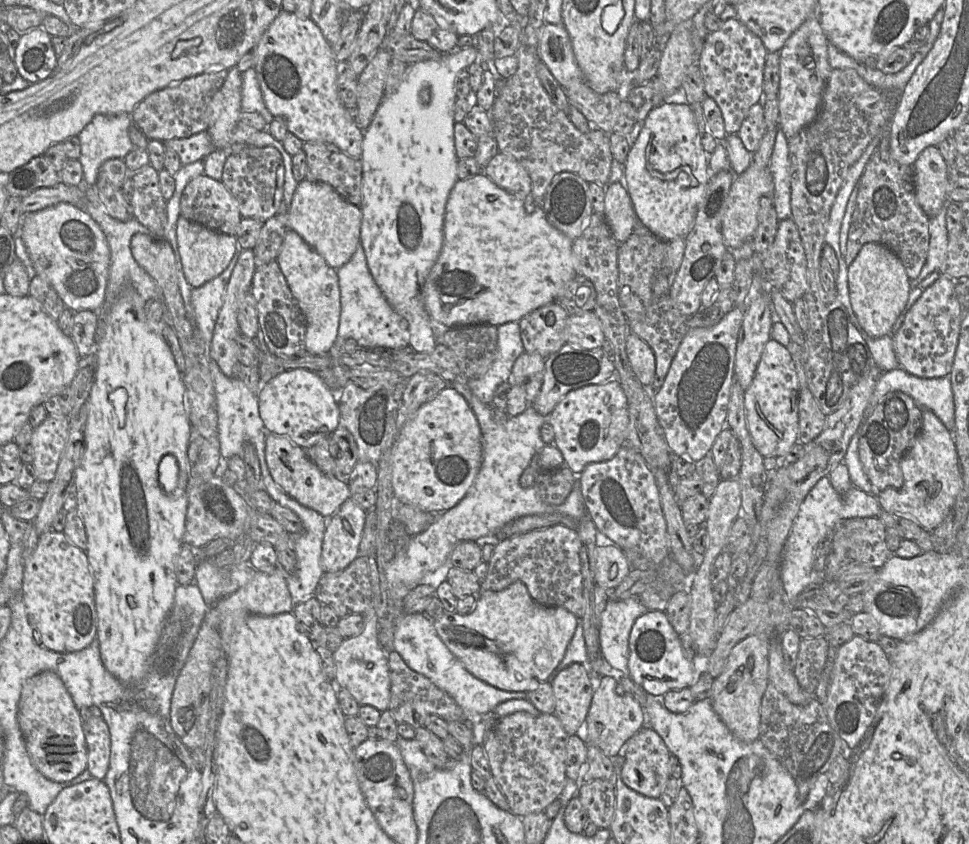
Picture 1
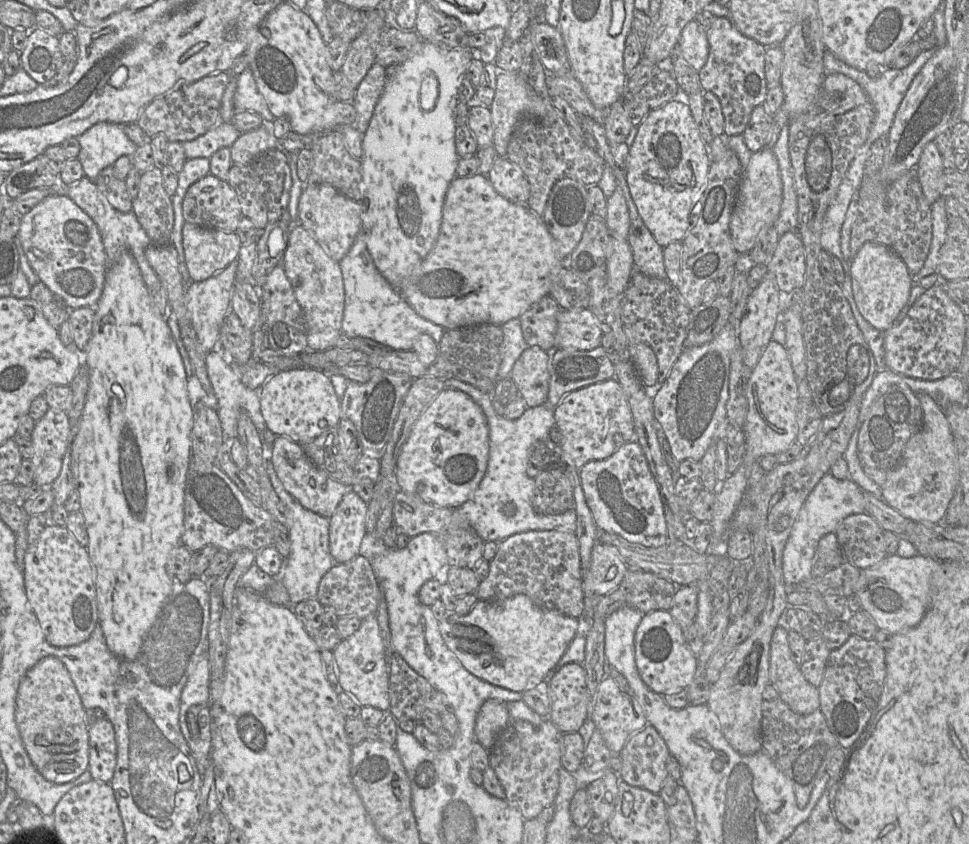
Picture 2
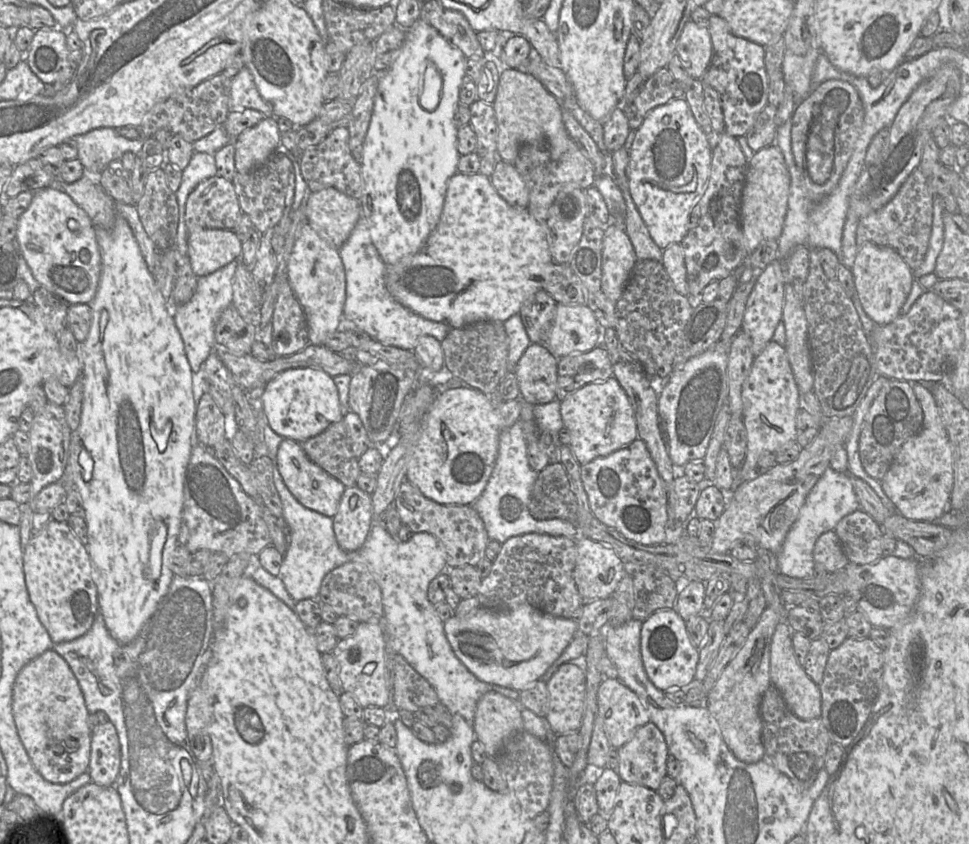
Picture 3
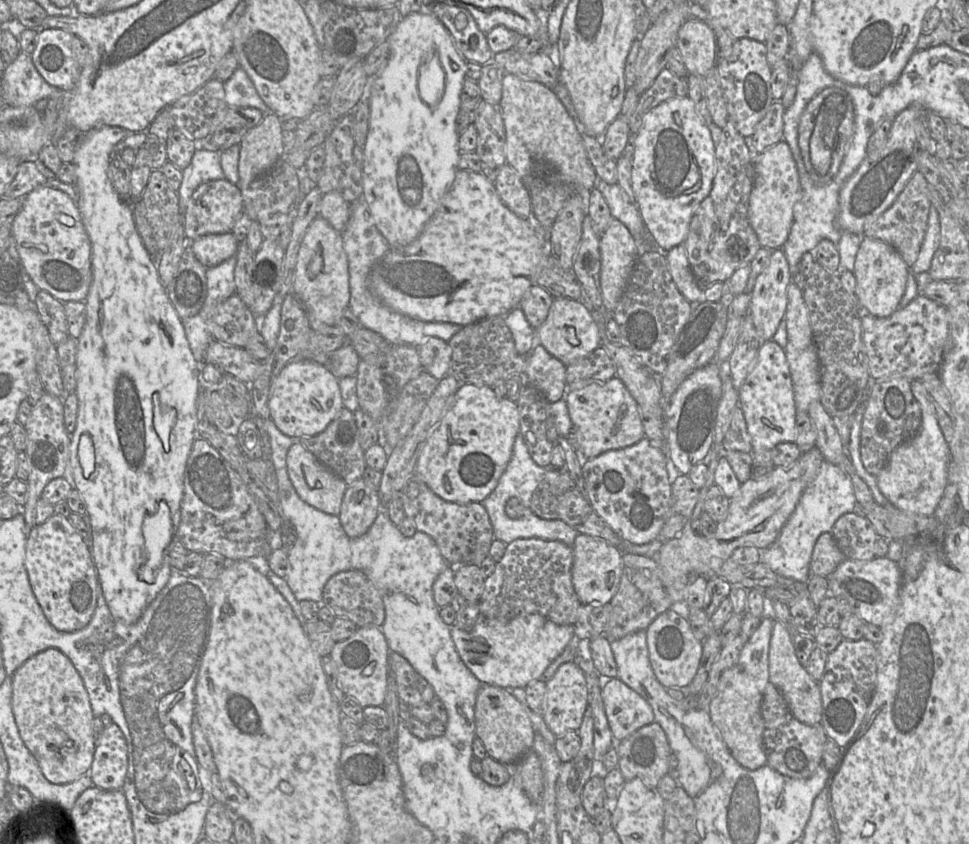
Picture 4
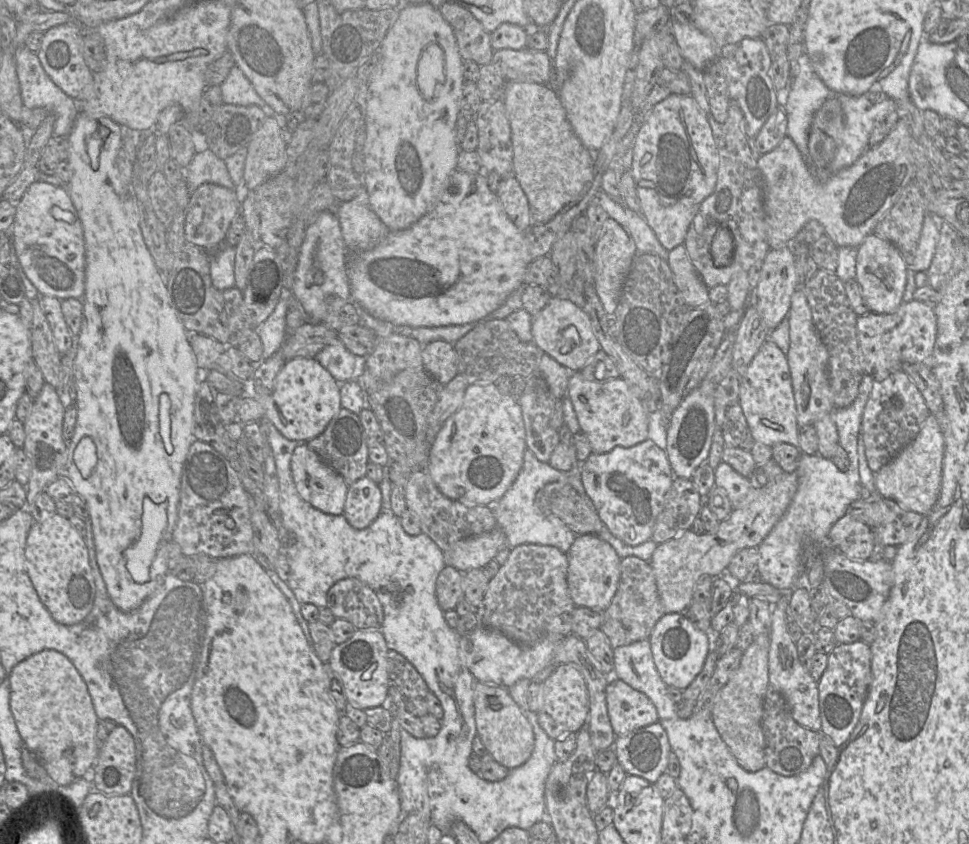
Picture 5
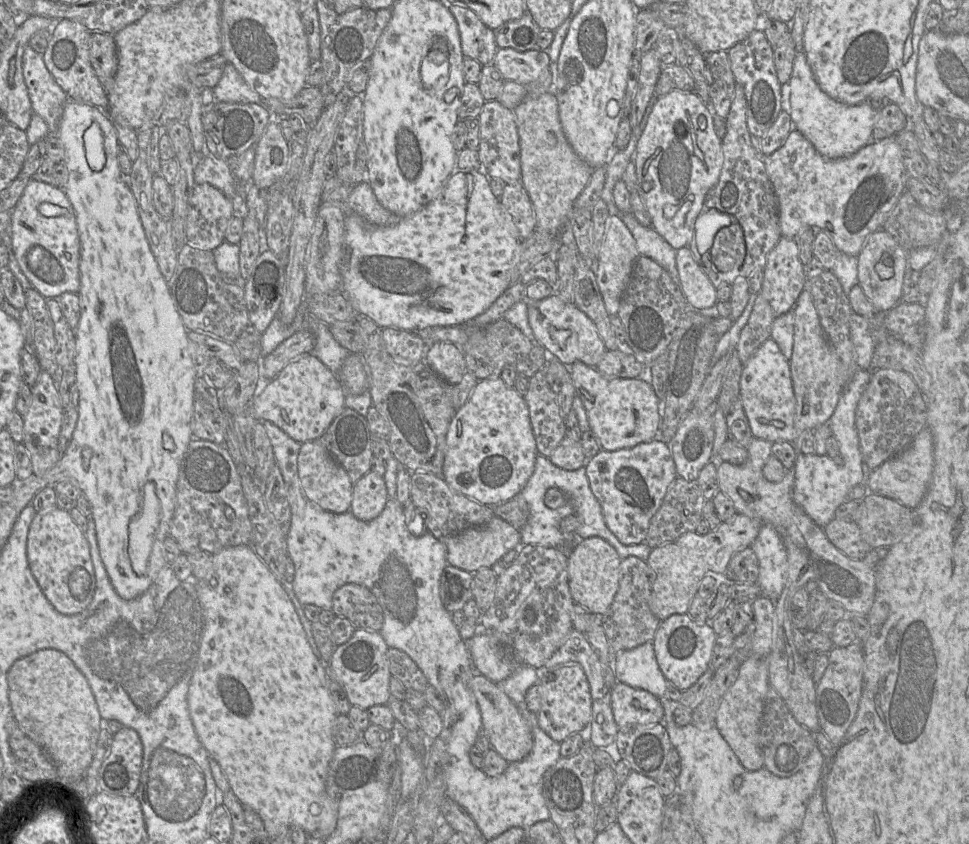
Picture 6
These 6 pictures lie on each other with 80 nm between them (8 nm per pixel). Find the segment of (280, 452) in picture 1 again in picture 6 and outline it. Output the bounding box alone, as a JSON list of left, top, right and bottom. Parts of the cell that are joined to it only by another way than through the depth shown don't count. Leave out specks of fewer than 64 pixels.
[297,440,354,513]

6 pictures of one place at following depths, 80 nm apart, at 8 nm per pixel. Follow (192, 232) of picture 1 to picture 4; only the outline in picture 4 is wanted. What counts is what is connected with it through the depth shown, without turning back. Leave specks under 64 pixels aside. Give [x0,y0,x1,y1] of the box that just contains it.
[189,232,239,268]

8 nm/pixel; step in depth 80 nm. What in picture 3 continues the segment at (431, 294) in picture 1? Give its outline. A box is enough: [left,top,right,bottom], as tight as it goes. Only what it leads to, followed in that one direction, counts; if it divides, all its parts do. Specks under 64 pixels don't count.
[385,172,553,329]

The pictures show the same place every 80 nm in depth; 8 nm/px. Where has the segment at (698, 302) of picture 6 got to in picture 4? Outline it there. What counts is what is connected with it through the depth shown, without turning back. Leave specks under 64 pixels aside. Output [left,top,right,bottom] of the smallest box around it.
[665,244,707,303]

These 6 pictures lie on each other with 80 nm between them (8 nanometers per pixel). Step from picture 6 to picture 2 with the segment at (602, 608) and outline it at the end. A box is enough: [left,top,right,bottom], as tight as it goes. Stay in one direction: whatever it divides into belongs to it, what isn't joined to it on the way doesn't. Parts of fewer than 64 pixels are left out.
[582,543,628,597]

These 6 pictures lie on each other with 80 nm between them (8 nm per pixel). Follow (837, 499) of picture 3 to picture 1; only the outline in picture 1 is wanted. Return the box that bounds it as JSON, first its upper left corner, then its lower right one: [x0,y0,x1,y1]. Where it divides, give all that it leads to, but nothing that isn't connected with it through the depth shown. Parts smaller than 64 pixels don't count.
[780,476,882,608]

